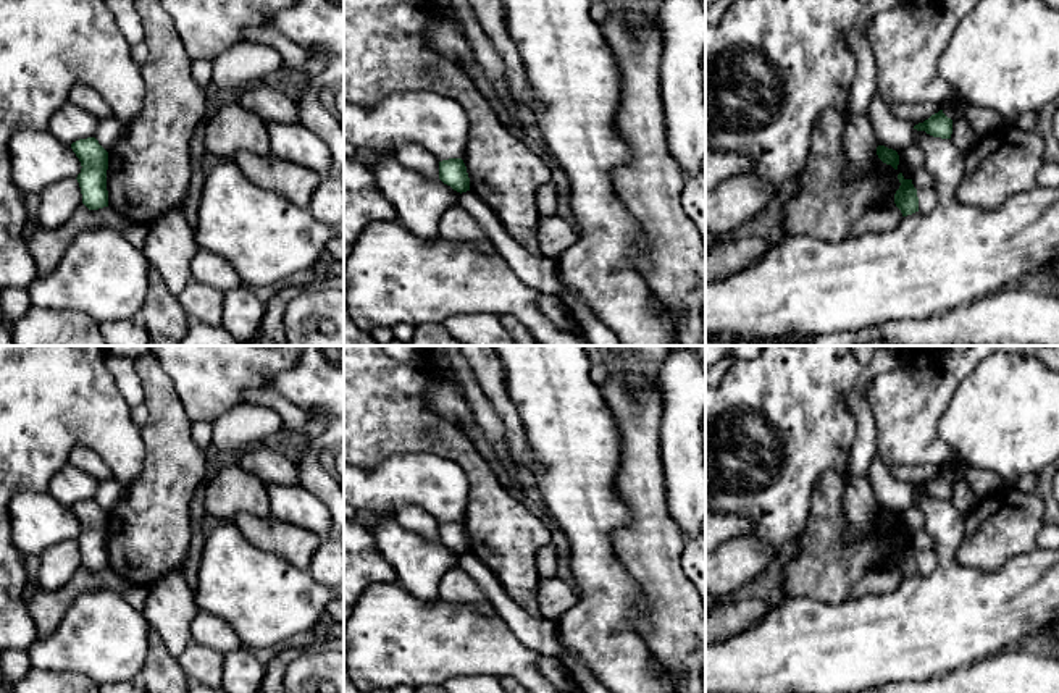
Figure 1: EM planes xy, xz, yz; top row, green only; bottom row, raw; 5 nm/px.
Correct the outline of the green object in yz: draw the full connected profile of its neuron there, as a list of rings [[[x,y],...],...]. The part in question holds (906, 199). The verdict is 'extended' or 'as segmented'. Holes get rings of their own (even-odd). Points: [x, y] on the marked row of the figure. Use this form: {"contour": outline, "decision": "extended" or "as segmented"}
{"contour": [[[902,173],[898,174],[898,179],[901,186],[894,194],[896,207],[901,210],[902,216],[919,212],[919,197],[912,179],[906,179]]], "decision": "as segmented"}

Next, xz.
{"contour": [[[462,158],[439,162],[439,179],[460,194],[470,191],[470,178]]], "decision": "as segmented"}

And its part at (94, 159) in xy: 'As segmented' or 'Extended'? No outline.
As segmented

